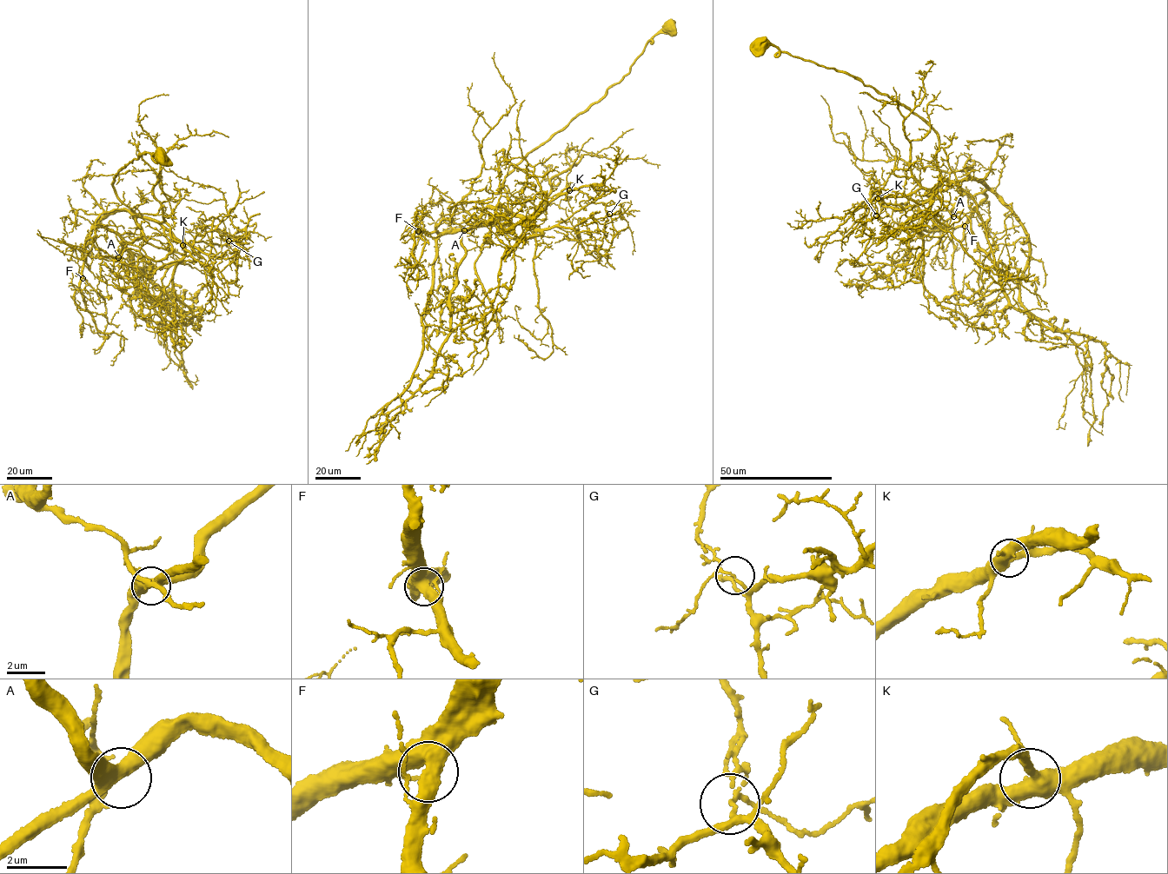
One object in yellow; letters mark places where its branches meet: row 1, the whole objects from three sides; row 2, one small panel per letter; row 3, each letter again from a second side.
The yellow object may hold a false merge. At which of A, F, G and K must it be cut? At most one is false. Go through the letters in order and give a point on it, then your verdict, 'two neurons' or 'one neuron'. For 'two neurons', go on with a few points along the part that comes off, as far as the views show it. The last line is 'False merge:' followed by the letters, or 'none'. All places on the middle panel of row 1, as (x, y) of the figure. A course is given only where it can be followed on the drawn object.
A: place (464, 230); one neuron
F: place (418, 231); one neuron
G: place (609, 214); two neurons; course (609, 214), (613, 232), (611, 245), (585, 254), (587, 245), (565, 209), (553, 203), (548, 205)
K: place (569, 190); one neuron
False merge: G

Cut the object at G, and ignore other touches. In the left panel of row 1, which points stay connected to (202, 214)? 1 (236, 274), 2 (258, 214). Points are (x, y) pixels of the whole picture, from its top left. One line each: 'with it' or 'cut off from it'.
1: cut off from it
2: cut off from it

